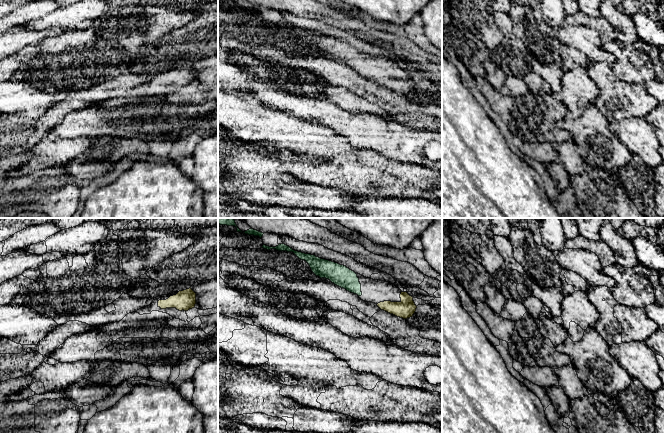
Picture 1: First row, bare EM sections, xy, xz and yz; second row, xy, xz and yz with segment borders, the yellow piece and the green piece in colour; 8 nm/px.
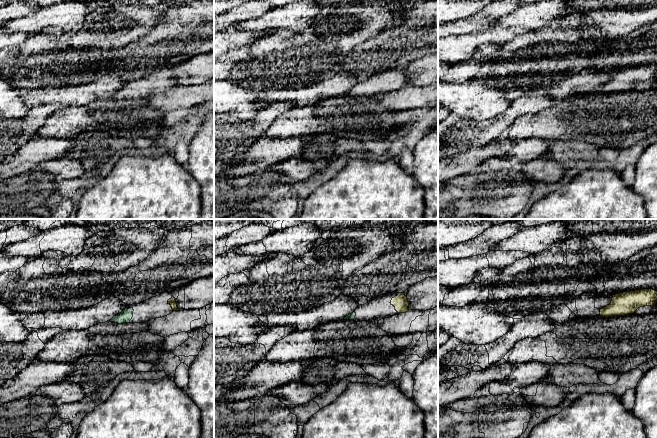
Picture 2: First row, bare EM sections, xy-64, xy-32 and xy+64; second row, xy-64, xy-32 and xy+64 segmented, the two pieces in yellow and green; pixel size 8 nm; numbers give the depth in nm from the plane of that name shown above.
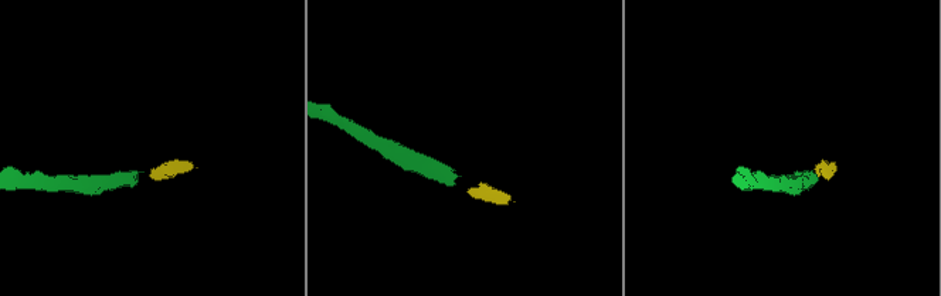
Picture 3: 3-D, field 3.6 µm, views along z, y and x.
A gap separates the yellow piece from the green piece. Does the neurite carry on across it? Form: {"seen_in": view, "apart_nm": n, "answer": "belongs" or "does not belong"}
{"seen_in": "xz", "apart_nm": 150, "answer": "belongs"}

